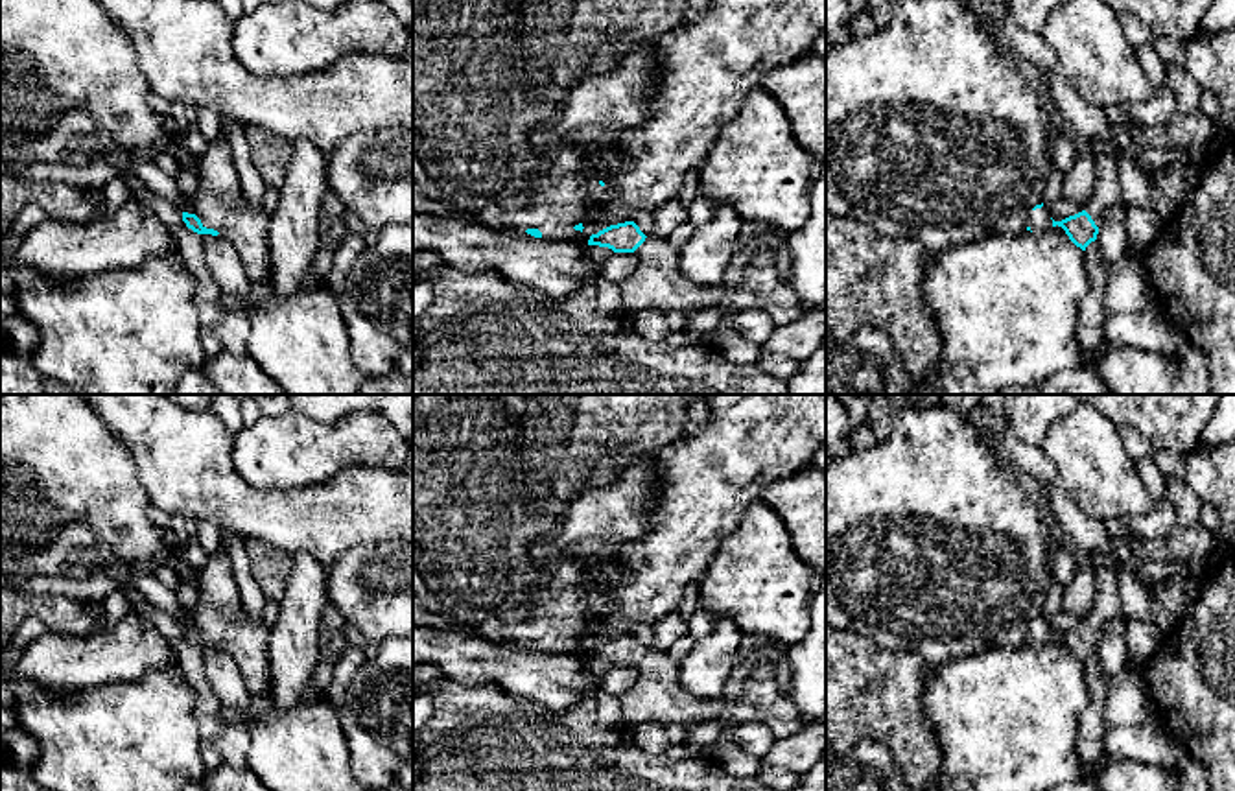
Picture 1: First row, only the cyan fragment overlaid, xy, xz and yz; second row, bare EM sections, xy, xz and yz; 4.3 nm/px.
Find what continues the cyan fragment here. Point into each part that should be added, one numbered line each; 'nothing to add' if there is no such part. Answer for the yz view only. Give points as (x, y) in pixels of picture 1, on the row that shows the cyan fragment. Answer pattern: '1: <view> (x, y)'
1: yz (1106, 192)
2: yz (1038, 220)

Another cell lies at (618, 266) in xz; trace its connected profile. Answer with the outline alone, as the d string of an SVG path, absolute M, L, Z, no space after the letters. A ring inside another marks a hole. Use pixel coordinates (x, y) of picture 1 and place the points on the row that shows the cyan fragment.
M614 253L606 262L597 269L597 277L608 282L621 282L627 278L640 264L636 253Z

